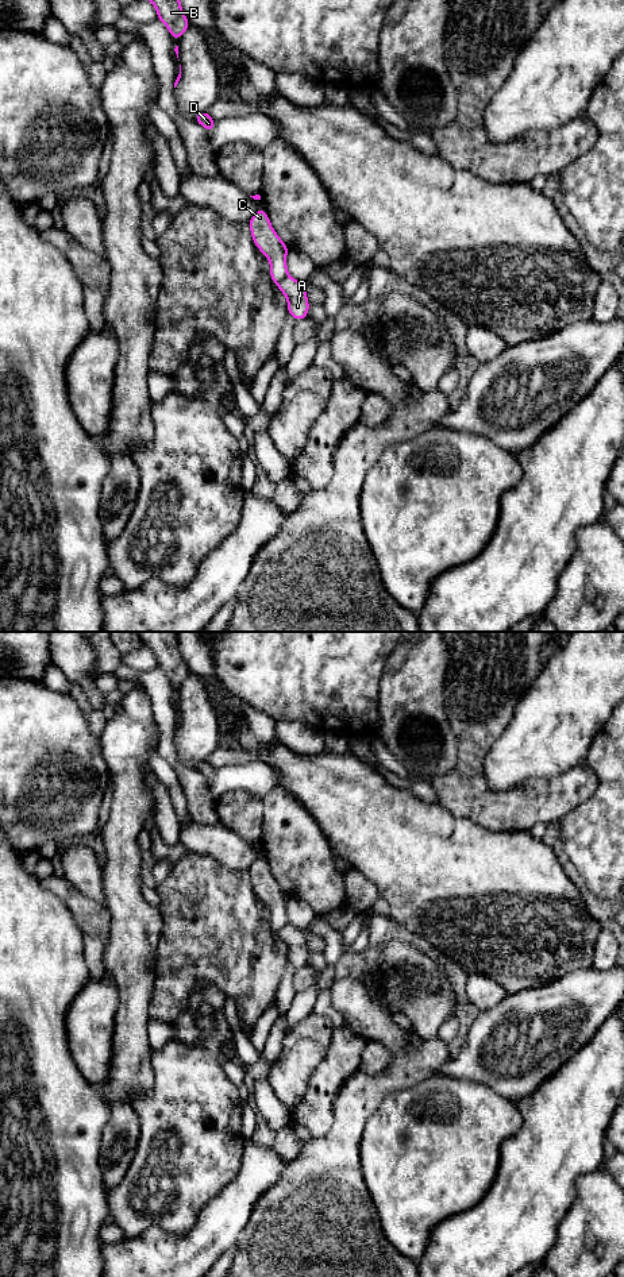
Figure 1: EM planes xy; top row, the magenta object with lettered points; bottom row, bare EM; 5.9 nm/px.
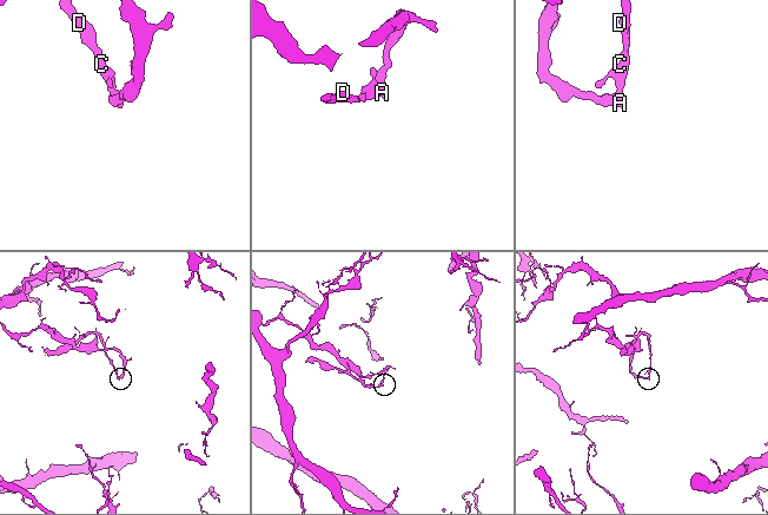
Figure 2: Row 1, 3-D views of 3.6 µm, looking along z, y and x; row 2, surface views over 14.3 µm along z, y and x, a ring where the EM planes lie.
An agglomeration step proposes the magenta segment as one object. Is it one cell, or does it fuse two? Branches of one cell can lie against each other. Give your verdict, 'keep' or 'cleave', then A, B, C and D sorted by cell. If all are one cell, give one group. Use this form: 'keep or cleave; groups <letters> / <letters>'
cleave; groups A / B C D

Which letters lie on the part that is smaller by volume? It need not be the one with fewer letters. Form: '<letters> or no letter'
B, C, D

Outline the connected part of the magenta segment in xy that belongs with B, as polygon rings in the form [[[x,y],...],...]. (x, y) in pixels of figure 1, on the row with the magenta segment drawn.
[[[149,0],[155,7],[158,19],[167,27],[173,39],[178,39],[190,26],[180,0]]]

